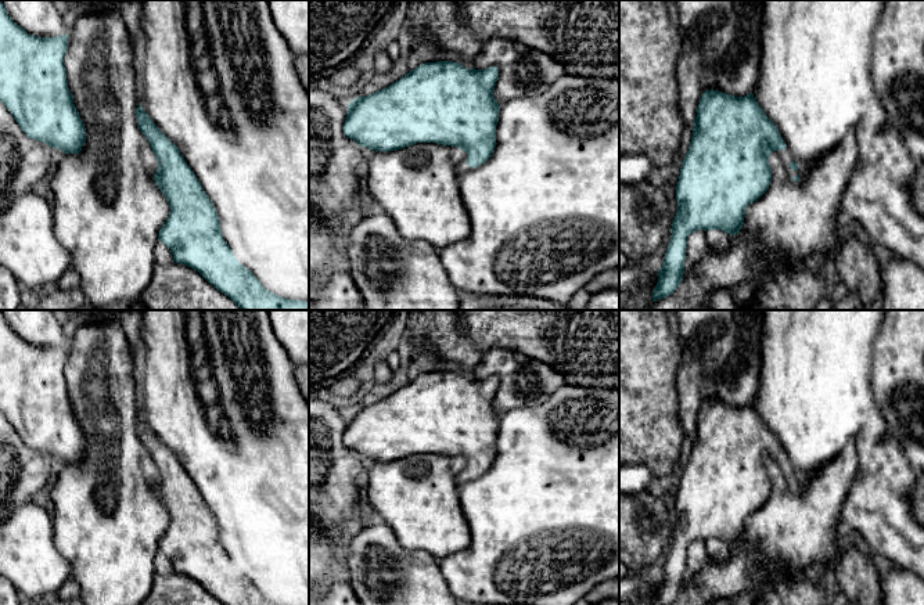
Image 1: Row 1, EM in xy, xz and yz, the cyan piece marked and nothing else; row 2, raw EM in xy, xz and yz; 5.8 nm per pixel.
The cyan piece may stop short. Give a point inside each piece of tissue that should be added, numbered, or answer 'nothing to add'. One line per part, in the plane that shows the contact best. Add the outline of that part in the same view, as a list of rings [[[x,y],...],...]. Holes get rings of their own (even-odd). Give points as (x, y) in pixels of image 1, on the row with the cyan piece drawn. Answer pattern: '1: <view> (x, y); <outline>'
1: xz (462, 166); [[[464,152],[464,158],[456,165],[457,174],[475,169],[467,165],[467,159],[468,159],[468,154]]]

